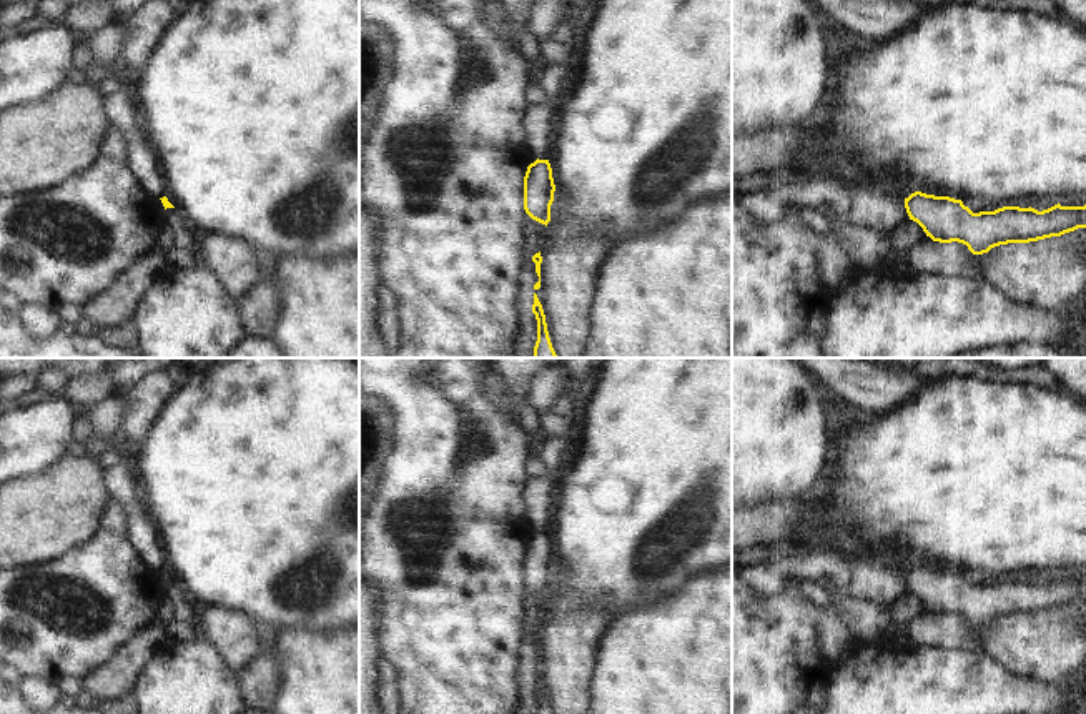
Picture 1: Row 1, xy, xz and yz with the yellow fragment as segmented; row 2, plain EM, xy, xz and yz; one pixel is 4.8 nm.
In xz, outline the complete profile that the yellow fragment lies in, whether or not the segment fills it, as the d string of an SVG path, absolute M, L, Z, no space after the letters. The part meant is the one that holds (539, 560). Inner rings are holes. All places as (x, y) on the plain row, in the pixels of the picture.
M536 533L527 539L524 549L524 583L526 586L547 599L550 594L550 578L554 574L554 551L549 533Z

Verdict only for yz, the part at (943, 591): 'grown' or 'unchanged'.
unchanged

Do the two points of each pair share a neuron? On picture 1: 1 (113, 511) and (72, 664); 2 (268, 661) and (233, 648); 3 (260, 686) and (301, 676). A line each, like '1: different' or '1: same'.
1: same
2: different
3: different

